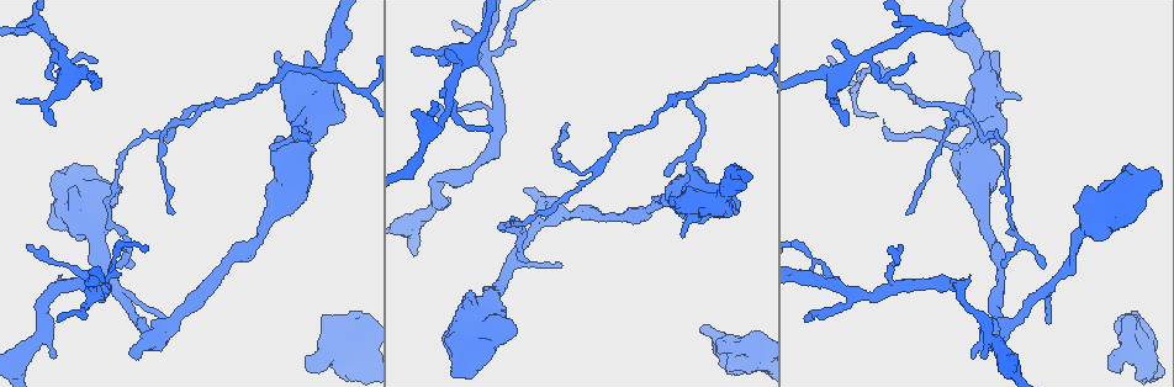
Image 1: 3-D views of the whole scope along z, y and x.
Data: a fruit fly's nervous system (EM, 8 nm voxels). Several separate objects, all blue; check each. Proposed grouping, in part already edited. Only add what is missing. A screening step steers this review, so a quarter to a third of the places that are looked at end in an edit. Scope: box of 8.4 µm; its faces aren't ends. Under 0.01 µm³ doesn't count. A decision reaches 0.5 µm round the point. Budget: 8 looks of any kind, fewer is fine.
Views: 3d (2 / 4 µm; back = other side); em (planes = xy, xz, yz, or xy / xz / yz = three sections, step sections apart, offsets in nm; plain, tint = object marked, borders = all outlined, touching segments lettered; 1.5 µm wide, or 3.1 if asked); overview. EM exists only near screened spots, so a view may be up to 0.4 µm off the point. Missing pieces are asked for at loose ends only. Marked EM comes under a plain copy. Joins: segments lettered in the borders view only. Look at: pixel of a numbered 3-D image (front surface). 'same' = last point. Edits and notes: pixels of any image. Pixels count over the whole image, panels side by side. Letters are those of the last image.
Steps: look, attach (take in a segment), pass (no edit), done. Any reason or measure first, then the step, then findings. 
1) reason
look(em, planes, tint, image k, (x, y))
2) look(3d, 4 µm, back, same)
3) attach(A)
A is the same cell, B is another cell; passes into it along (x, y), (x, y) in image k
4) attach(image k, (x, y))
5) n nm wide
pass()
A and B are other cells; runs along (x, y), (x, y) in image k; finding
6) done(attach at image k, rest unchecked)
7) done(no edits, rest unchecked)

free end
look(3d, 2 µm, image 1, (295, 127))

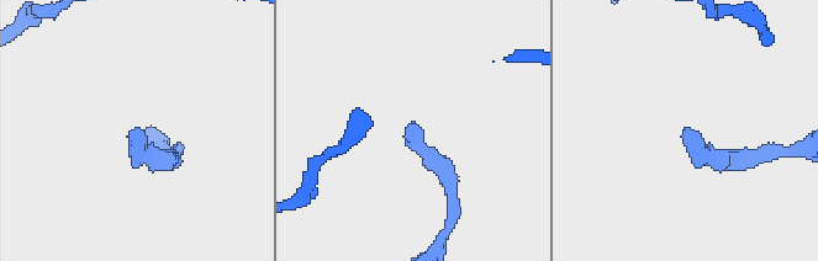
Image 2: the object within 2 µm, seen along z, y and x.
look(em, planes, borders, image 2, (137, 130))

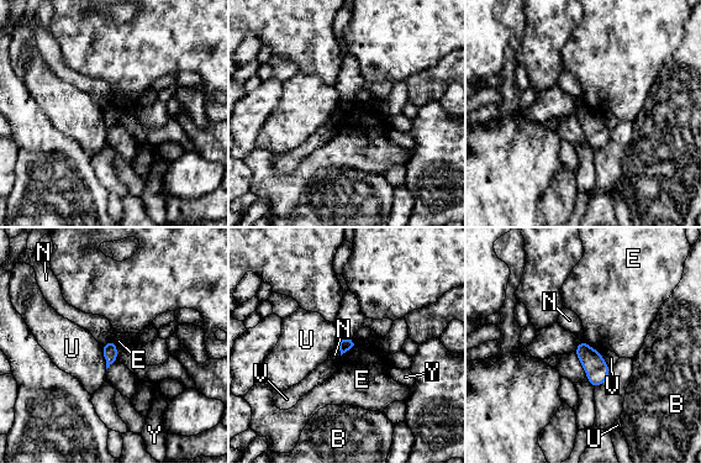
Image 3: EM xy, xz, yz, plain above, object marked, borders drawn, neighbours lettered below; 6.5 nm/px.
U touches over 160 nm
pass()
B, E, N, U, V and Y are other cells; border along (583, 340), (601, 354) in image 3; no lettered segment goes on from it

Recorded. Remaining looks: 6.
an open end
look(em, xz, step 8, borders, image 1, (272, 151))

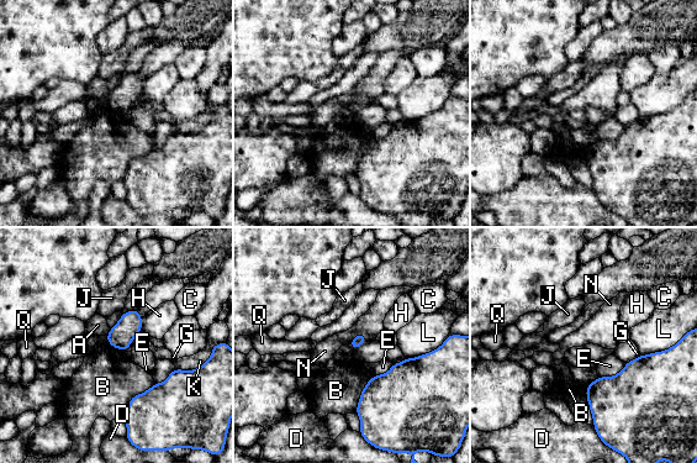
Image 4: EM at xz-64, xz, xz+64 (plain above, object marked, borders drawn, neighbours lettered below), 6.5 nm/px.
pass()
A, B, C, D, E, G, H, J, K, L, N and Q are other cells; border along (368, 338), (358, 332), (347, 343) in image 4; no lettered segment goes on from it

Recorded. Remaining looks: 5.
tapers out
look(em, xy, step 8, borders, image 1, (1007, 265))

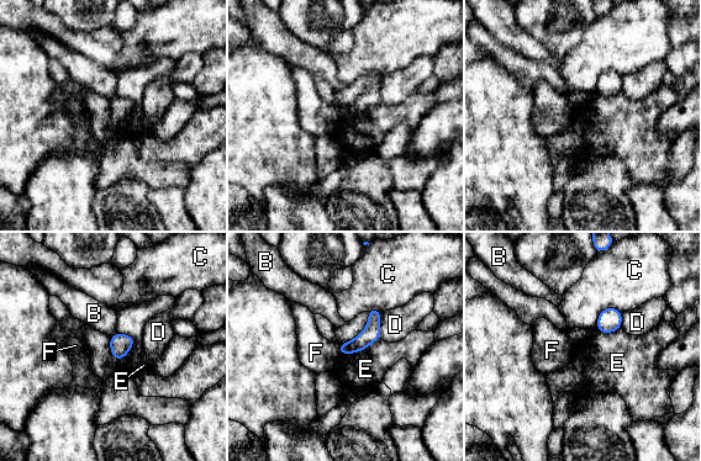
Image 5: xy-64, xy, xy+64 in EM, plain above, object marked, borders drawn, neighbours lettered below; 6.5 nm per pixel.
another direction
look(em, planes, borders, same)

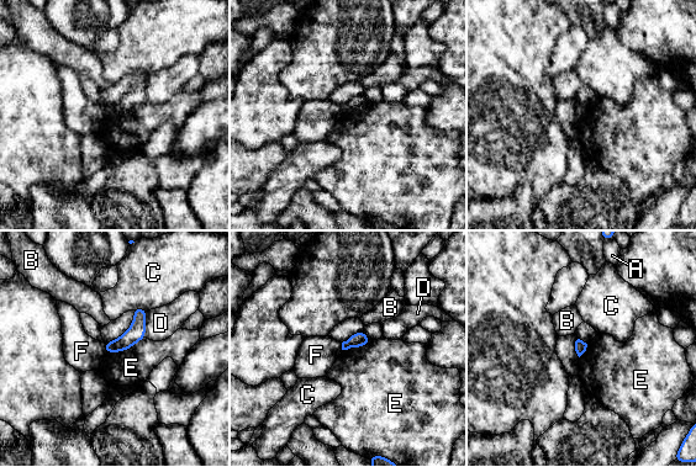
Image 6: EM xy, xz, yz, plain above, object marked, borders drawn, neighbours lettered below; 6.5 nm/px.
pass()
A, B, C, D, E and F are other cells; runs along (143, 312), (138, 327), (109, 350) in image 6; no lettered segment goes on from it

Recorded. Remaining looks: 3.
done(no edits, rest unchecked)

